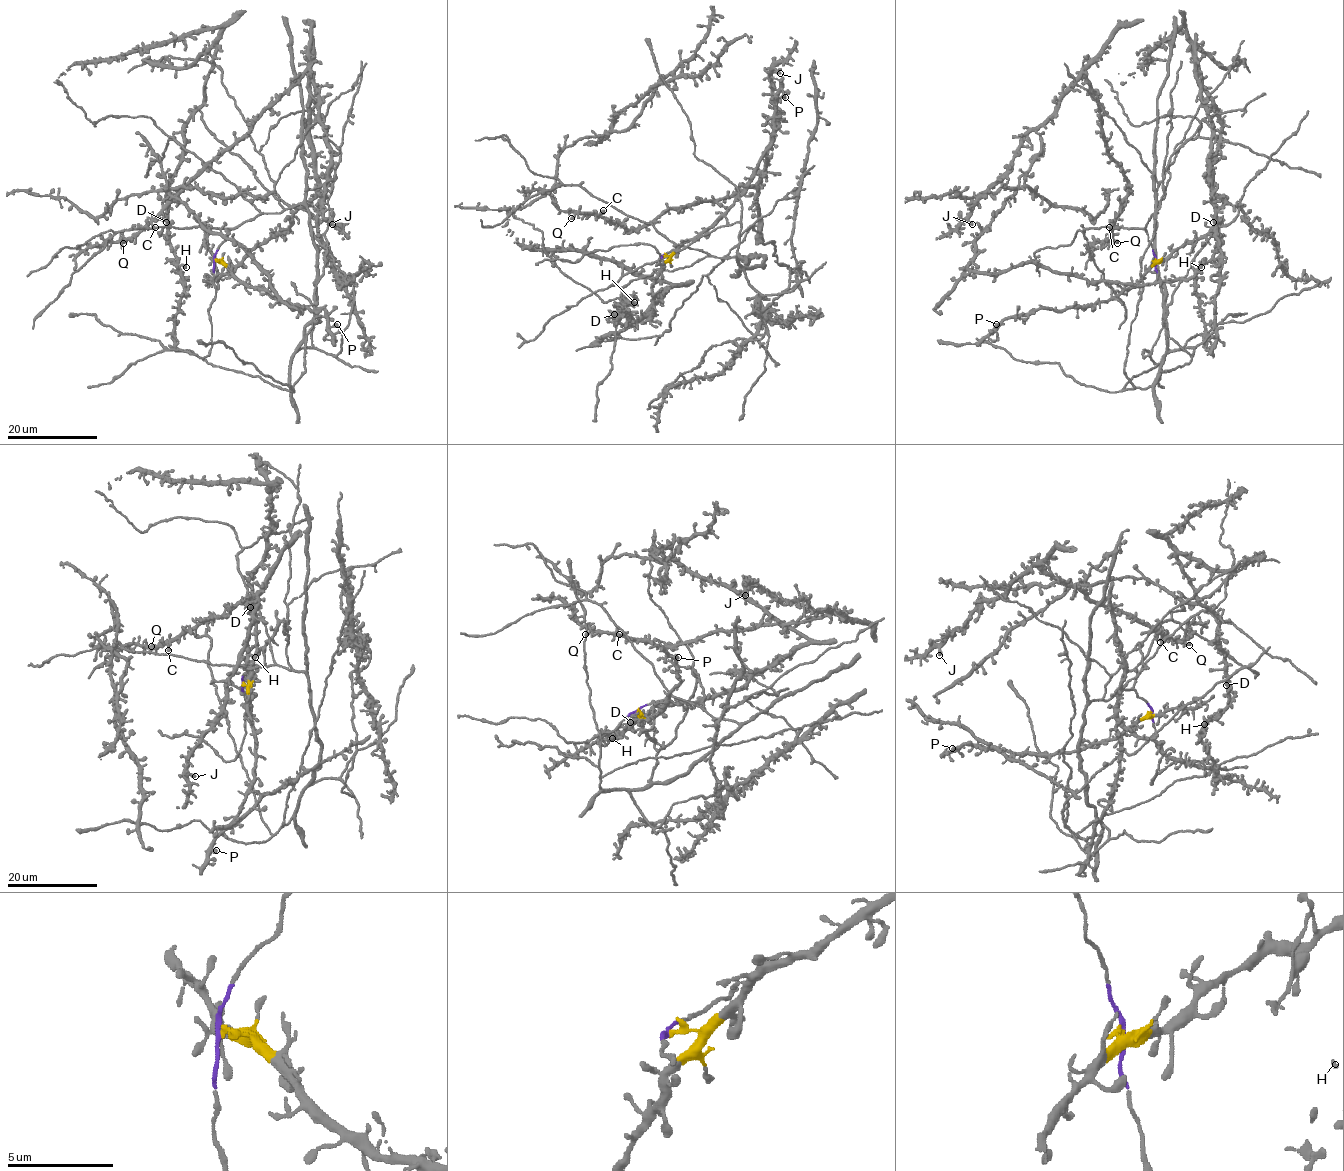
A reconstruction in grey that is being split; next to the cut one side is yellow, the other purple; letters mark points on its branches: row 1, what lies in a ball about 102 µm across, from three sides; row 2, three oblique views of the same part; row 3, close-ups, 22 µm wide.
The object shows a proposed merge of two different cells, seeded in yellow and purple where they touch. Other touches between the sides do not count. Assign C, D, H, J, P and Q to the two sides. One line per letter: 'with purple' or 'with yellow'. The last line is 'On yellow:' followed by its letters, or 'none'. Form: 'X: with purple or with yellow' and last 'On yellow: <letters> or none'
C: with purple
D: with purple
H: with purple
J: with purple
P: with yellow
Q: with purple
On yellow: P

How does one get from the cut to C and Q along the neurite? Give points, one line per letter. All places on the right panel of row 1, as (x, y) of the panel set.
C: (1155, 260), (1145, 230), (1085, 229), (1089, 249), (1110, 241), (1113, 223), (1108, 228)
Q: (1155, 260), (1145, 230), (1122, 227), (1084, 230), (1088, 248), (1097, 242), (1118, 242)

